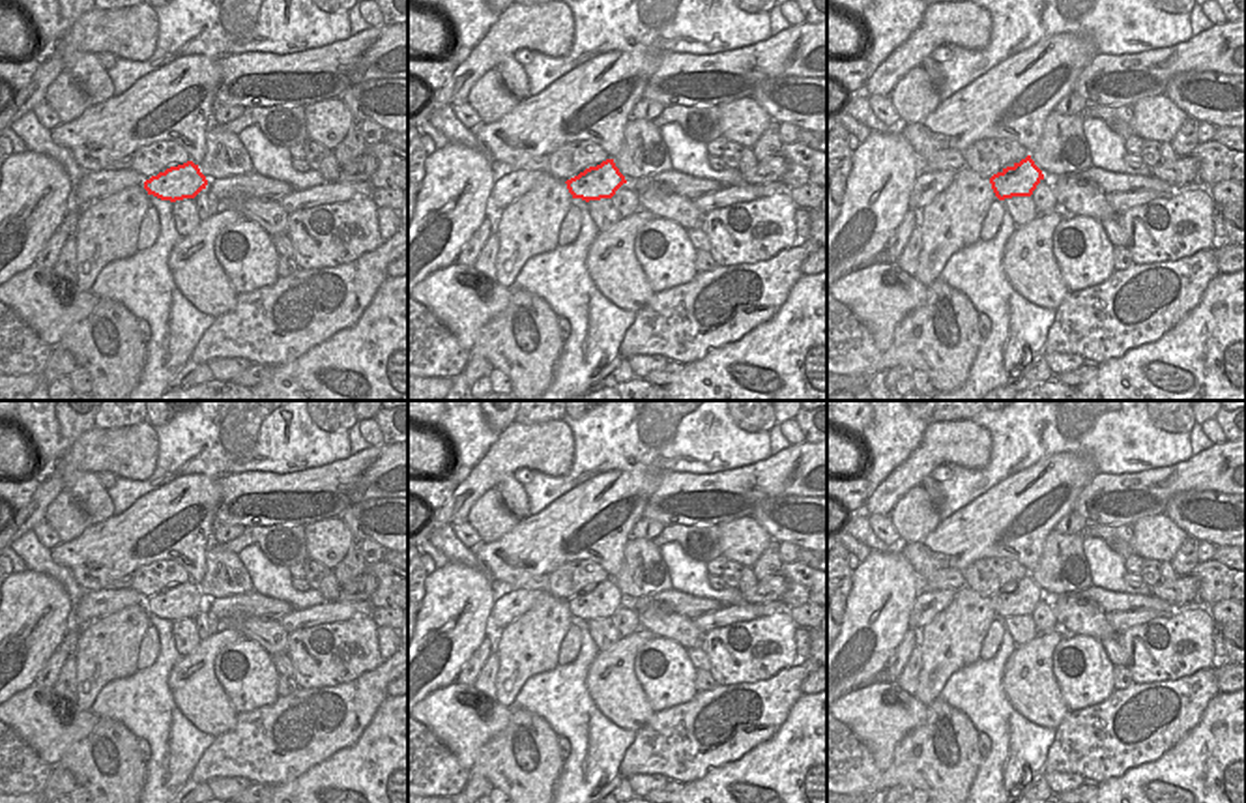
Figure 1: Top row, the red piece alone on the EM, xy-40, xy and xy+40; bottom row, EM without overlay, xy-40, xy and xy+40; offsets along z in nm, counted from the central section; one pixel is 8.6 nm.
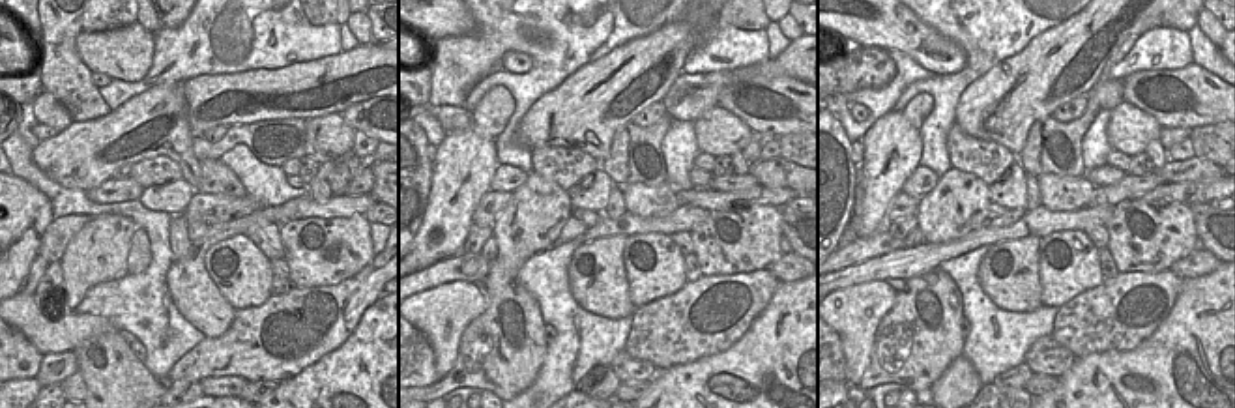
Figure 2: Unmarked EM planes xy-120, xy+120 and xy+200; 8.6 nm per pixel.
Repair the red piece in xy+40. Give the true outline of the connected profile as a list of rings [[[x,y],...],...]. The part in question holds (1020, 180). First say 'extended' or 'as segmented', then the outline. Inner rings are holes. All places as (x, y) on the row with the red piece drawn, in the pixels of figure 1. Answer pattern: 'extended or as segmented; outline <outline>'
as segmented; outline [[[1031,155],[1003,168],[990,178],[992,189],[999,200],[1012,197],[1031,197],[1036,185],[1044,180],[1042,170],[1035,165]]]

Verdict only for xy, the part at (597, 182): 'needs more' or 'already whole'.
already whole

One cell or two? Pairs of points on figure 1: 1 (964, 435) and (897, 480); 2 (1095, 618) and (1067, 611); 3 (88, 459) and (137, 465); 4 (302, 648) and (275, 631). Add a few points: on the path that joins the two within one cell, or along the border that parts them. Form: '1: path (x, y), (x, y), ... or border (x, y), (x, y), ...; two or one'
1: path (947, 442), (938, 446), (913, 470); one
2: path (1087, 618), (1074, 614); one
3: path (100, 459), (126, 459); one
4: border (287, 633), (289, 652); two

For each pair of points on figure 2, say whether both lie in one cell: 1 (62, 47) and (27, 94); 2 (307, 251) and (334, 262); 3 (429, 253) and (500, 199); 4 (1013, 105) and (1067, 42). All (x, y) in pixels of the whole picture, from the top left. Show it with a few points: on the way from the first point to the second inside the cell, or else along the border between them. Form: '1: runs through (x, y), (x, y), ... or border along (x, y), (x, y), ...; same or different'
1: border along (36, 68), (43, 90); different
2: runs through (313, 251), (328, 261); same
3: border along (489, 189), (479, 201), (472, 223); different
4: runs through (1028, 90), (1061, 57); same

